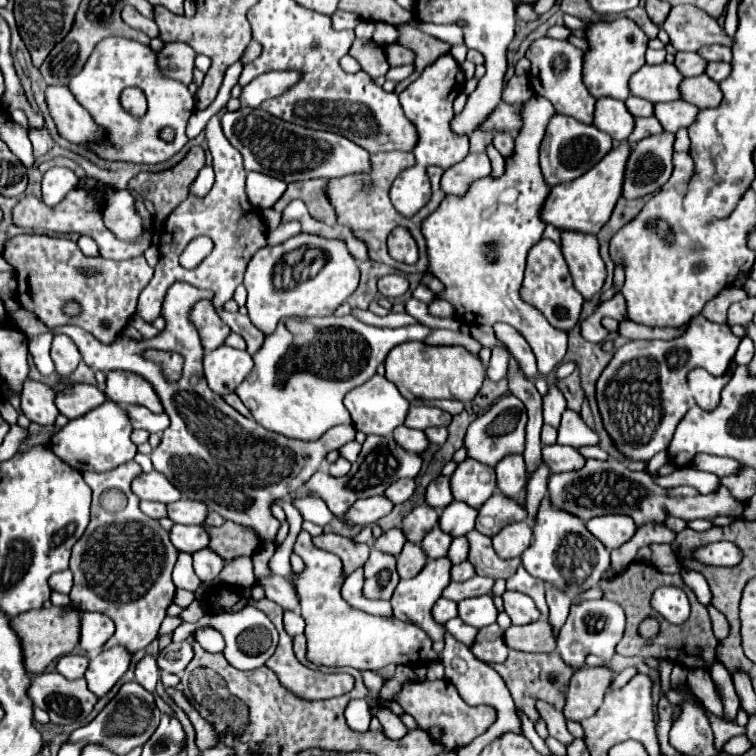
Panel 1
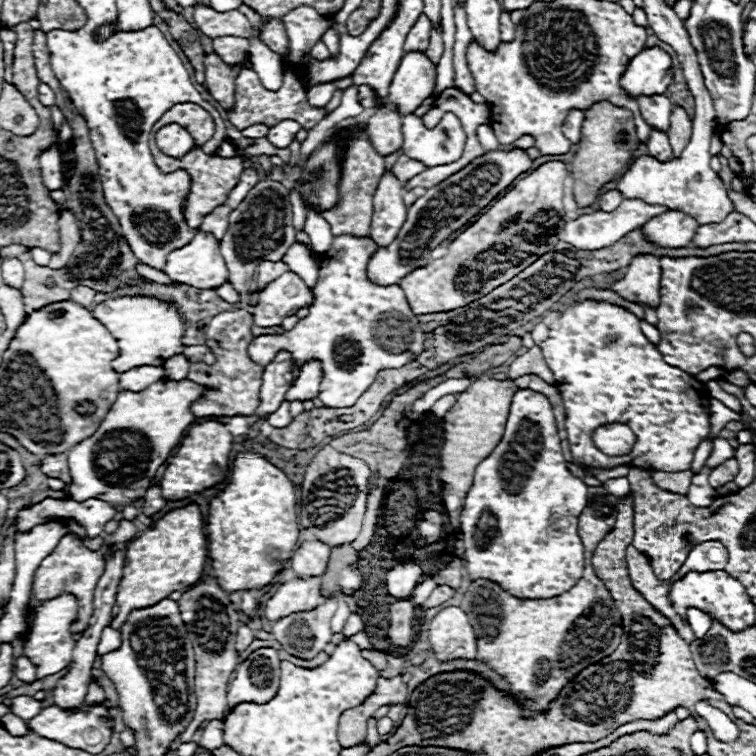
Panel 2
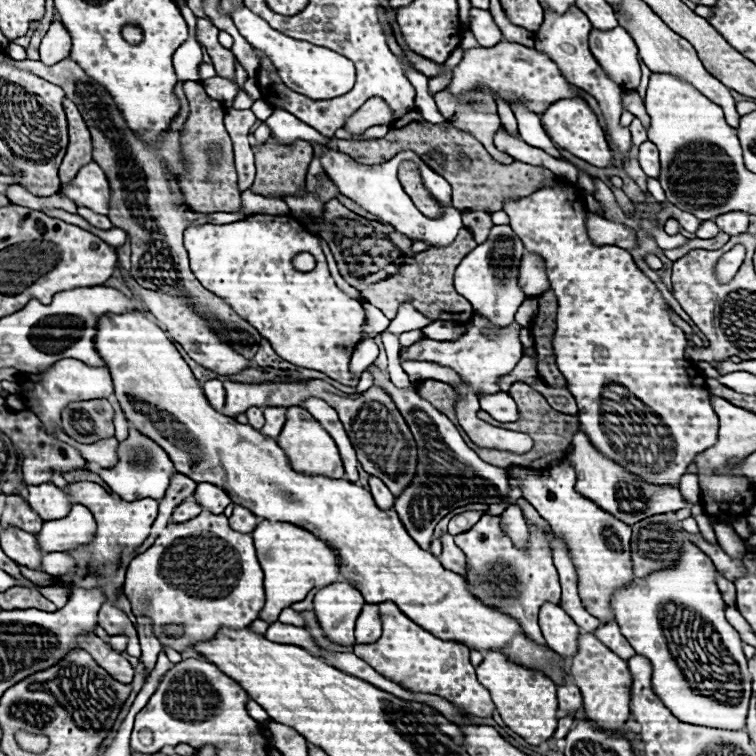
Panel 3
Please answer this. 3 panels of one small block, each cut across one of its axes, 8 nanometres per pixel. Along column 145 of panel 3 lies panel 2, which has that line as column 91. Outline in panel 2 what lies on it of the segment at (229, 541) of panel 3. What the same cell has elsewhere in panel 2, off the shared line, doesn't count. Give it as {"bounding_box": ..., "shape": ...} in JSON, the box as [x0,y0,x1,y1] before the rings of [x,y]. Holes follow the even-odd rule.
{"bounding_box":[30,534,104,632],"shape":[[[66,534],[58,546],[54,548],[54,552],[50,556],[46,556],[42,560],[42,564],[38,566],[36,574],[34,574],[34,588],[32,588],[32,596],[30,596],[30,604],[38,604],[42,600],[54,598],[64,590],[72,590],[78,598],[78,622],[76,626],[72,626],[72,632],[82,632],[88,628],[88,620],[92,616],[92,598],[94,598],[94,588],[98,578],[104,574],[104,560],[100,552],[90,552],[88,548],[80,548],[76,536]]]}

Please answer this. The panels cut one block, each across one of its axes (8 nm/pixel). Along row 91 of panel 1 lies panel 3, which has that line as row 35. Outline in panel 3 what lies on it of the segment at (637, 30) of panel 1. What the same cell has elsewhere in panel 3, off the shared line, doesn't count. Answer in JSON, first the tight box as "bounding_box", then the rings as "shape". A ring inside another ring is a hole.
{"bounding_box":[590,26,641,91],"shape":[[[616,26],[612,30],[596,30],[590,32],[590,50],[596,60],[604,66],[610,78],[620,82],[625,89],[634,91],[641,80],[638,48],[630,34]]]}

